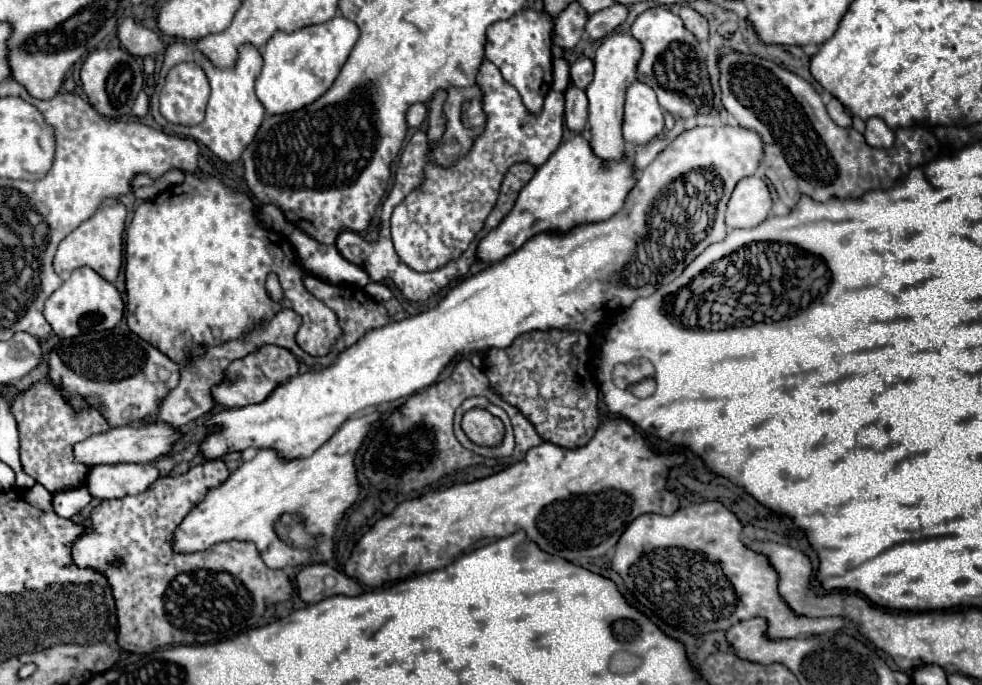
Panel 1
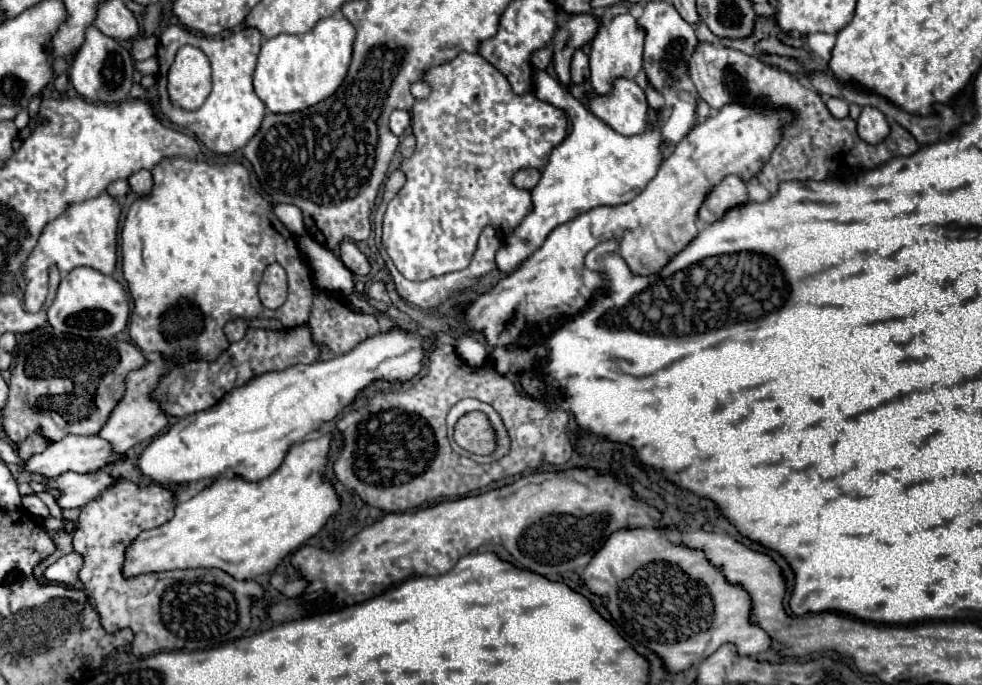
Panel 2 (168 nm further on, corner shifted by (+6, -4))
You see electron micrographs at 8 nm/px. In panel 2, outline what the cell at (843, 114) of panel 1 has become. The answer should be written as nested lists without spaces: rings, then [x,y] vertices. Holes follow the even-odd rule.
[[[831,96],[825,106],[829,108],[829,112],[835,116],[835,118],[847,118],[849,116],[849,104],[845,98],[839,98],[839,96]]]

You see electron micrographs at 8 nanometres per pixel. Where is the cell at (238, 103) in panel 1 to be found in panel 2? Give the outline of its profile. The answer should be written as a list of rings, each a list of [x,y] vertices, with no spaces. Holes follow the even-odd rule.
[[[169,26],[161,34],[159,46],[157,46],[157,60],[159,60],[159,72],[157,72],[157,106],[161,110],[161,116],[167,118],[171,124],[185,128],[197,136],[211,152],[215,154],[231,154],[239,148],[243,148],[259,130],[261,120],[265,116],[265,104],[257,98],[253,92],[251,80],[257,64],[257,54],[261,46],[261,34],[253,28],[237,28],[229,36],[219,40],[205,40],[205,36],[189,32],[183,26]],[[186,44],[203,50],[211,62],[211,78],[213,78],[213,90],[207,96],[205,104],[195,112],[181,112],[169,104],[167,94],[161,94],[161,80],[165,78],[169,64],[173,62],[179,47]]]

